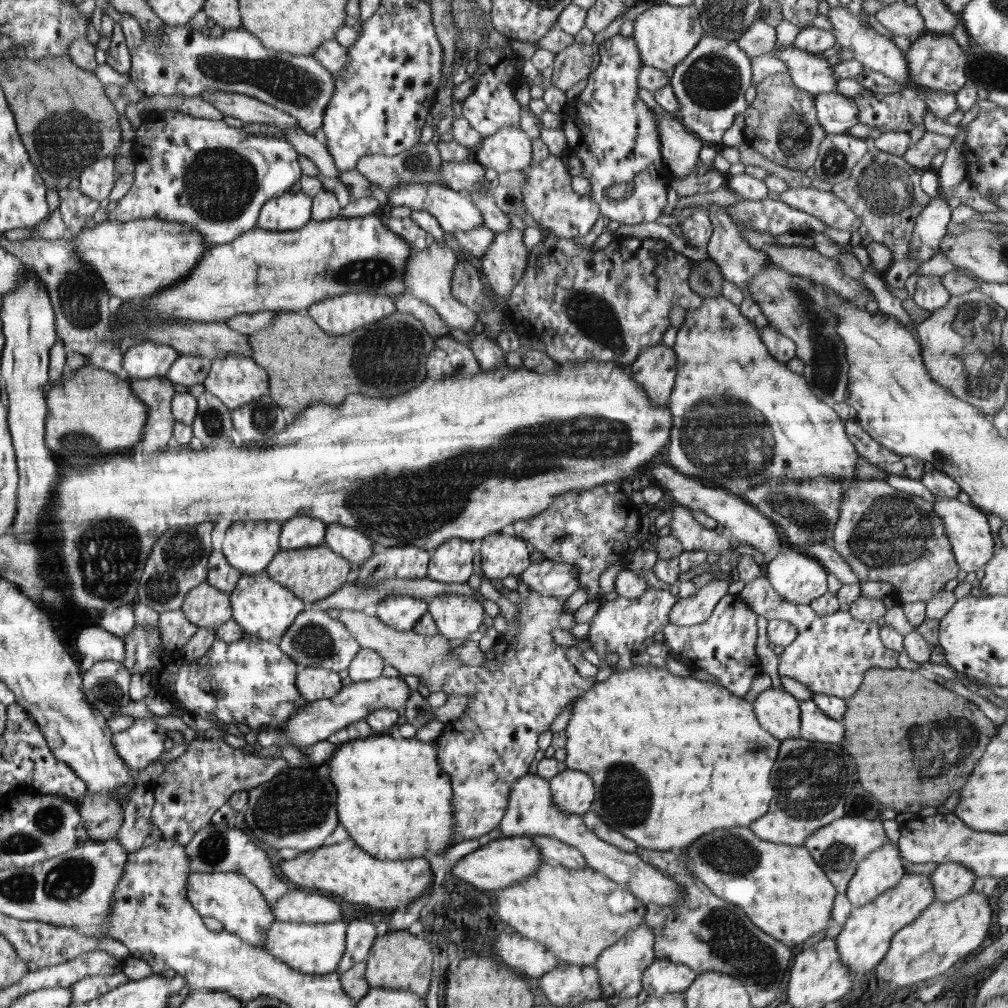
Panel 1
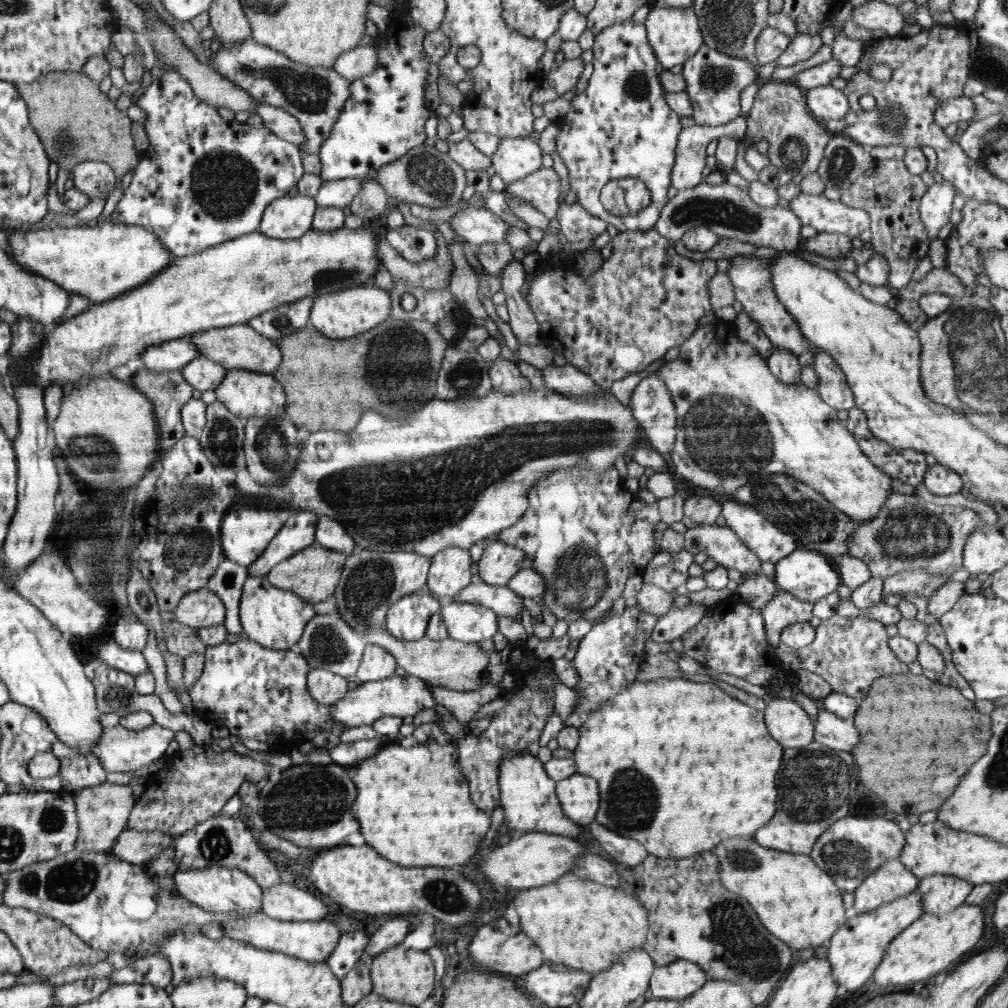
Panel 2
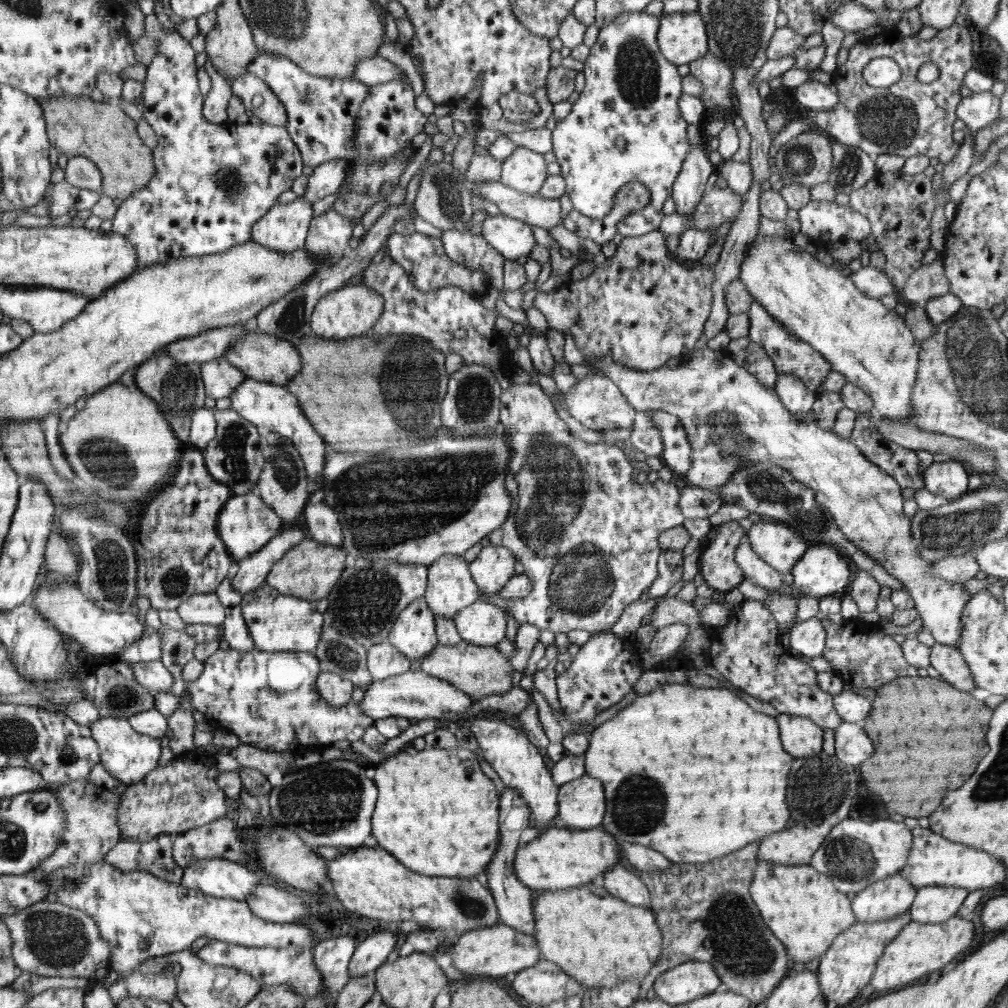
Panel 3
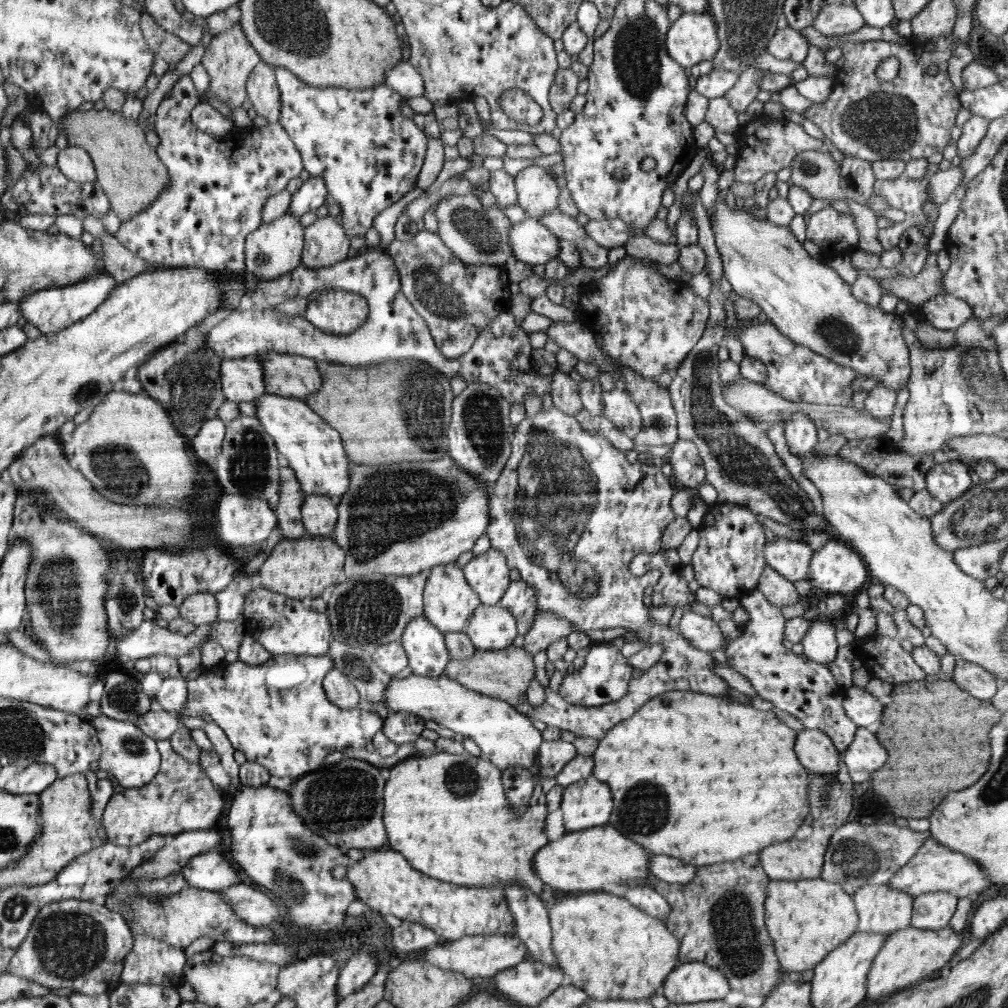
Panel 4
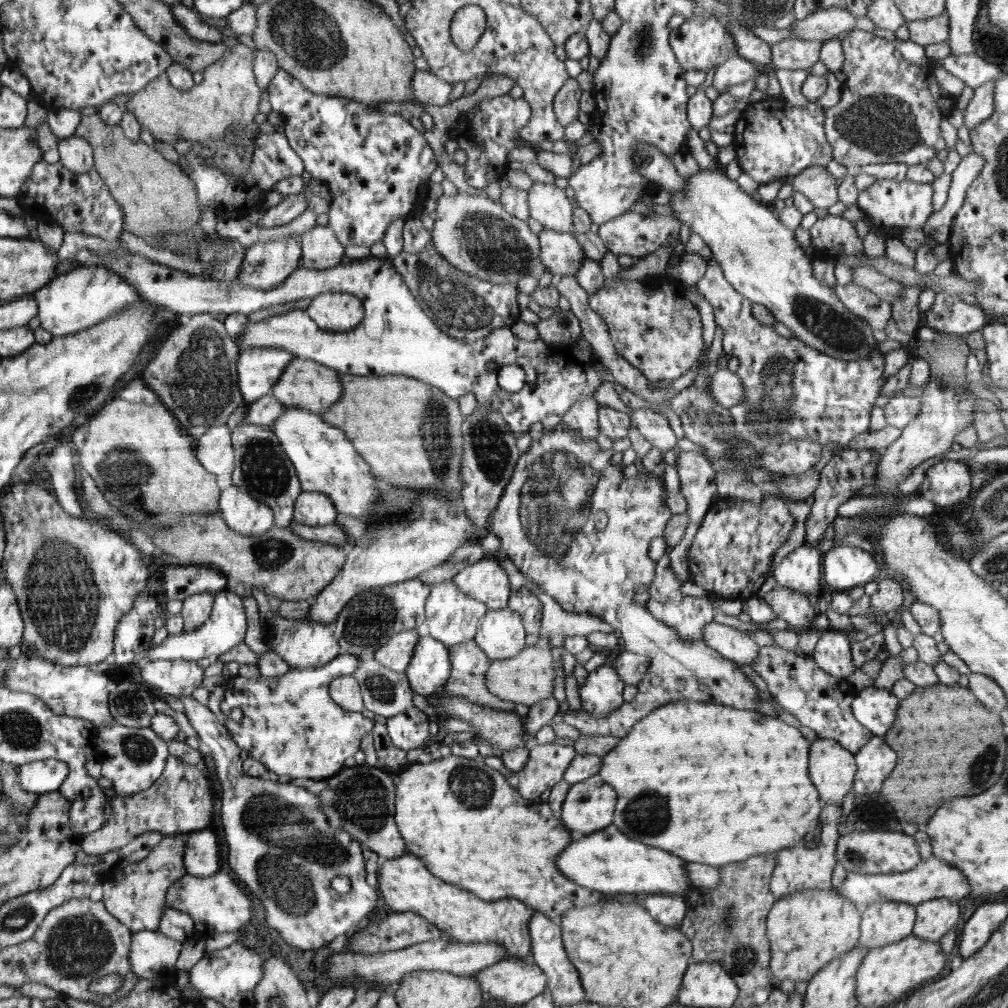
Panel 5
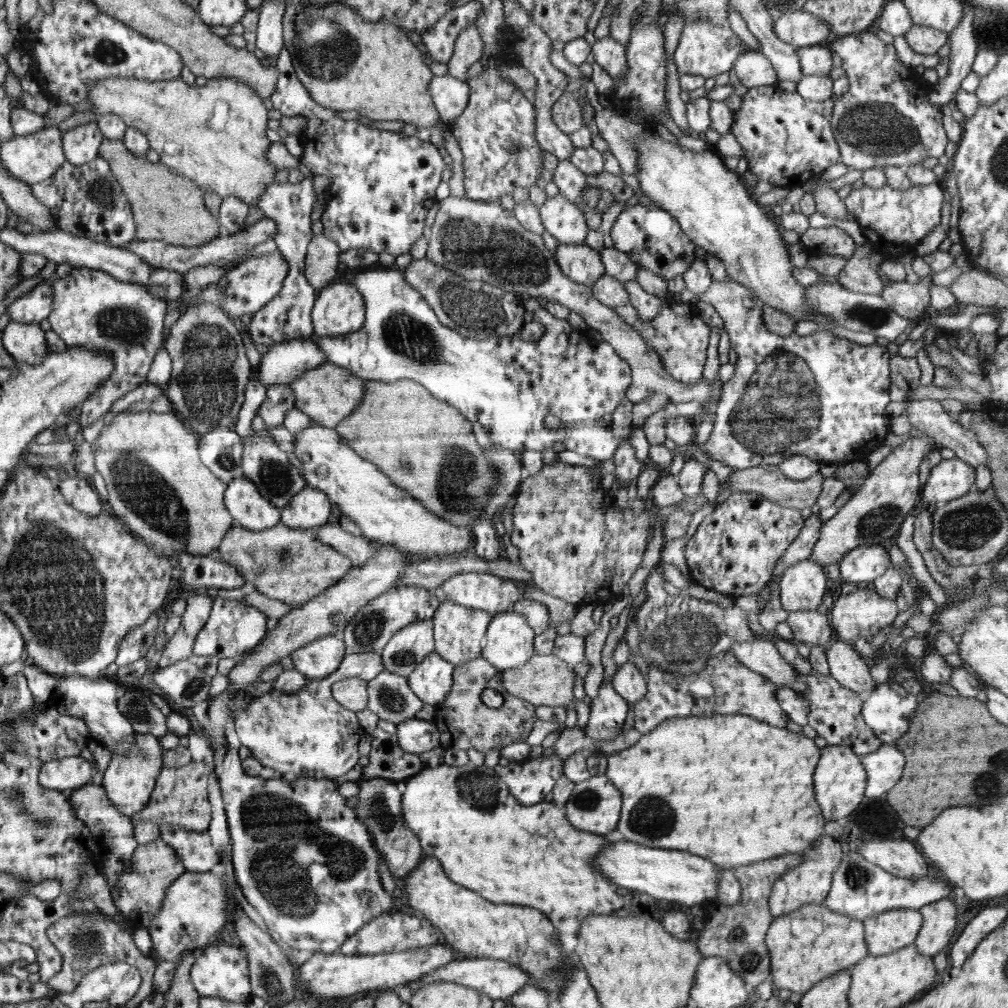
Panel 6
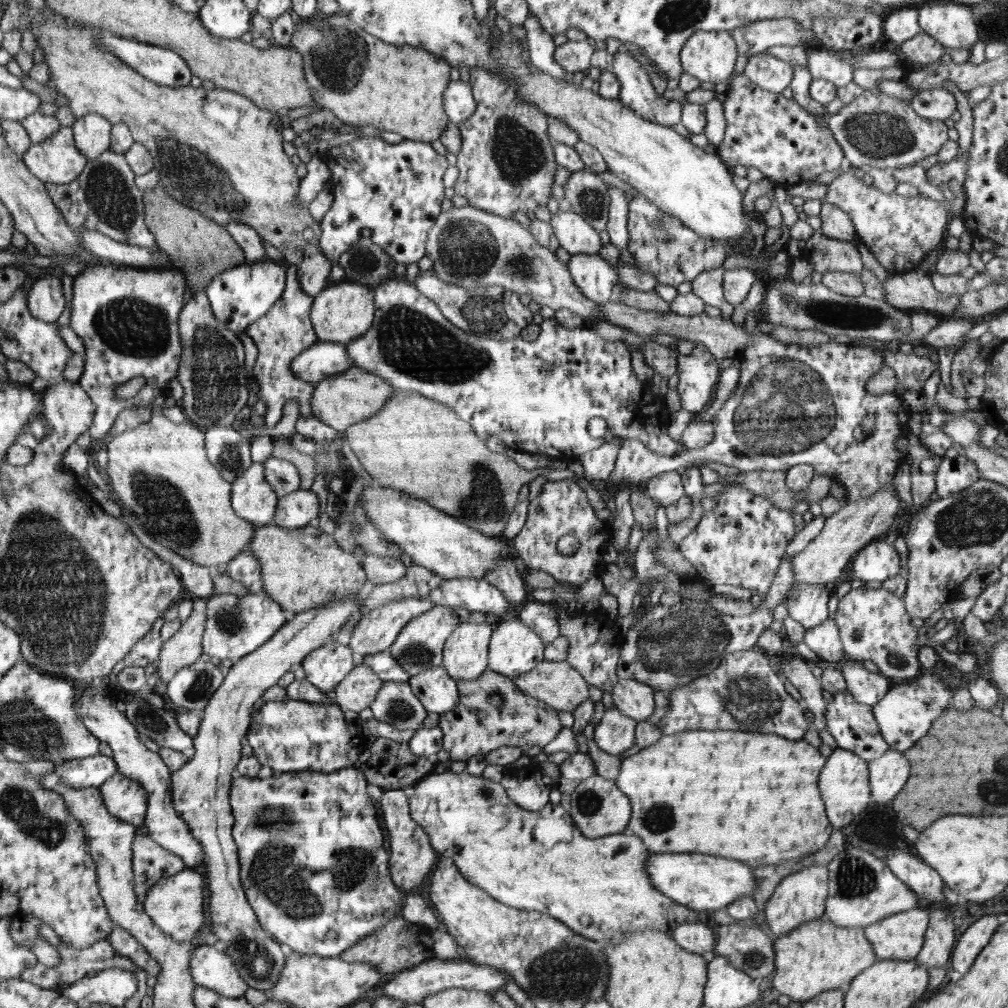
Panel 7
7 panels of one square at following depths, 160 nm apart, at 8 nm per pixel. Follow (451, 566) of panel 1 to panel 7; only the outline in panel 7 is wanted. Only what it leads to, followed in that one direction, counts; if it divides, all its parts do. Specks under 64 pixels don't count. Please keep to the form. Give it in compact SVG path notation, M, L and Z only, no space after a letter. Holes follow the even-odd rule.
M459 622L443 648L443 667L456 681L476 680L488 668L488 649L495 625Z

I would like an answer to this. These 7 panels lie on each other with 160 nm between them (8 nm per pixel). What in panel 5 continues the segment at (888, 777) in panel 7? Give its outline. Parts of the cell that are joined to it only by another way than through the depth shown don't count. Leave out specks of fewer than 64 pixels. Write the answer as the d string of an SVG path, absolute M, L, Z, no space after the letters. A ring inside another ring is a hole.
M872 735L870 740L854 754L856 776L853 787L856 796L872 795L878 790L881 791L888 774L894 770L898 756L884 742L884 738Z

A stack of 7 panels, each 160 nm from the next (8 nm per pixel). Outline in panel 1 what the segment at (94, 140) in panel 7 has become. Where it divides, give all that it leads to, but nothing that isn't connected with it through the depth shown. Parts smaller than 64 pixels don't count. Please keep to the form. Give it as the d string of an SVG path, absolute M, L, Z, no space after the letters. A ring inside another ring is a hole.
M106 157L86 167L79 176L82 194L95 201L108 197L114 188L114 158Z

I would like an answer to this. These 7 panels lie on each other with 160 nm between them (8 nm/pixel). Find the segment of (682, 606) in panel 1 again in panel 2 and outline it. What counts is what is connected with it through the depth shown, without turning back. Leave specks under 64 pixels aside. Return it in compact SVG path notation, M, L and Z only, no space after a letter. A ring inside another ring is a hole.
M694 602L672 610L659 618L651 638L661 644L678 640L687 630L696 626L706 612L707 606L704 603Z

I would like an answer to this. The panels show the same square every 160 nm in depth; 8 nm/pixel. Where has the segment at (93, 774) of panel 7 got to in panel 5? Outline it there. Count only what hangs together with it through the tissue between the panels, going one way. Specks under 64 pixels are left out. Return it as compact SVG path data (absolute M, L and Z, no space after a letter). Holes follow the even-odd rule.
M48 759L20 766L22 789L36 795L61 790L67 785L70 772L66 761Z

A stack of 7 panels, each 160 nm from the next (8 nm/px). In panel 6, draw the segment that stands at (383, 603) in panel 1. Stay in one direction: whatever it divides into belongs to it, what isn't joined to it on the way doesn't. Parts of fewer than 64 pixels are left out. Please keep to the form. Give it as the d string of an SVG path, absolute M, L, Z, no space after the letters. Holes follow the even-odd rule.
M432 651L407 676L409 687L423 703L433 707L441 705L450 692L454 667L436 651Z

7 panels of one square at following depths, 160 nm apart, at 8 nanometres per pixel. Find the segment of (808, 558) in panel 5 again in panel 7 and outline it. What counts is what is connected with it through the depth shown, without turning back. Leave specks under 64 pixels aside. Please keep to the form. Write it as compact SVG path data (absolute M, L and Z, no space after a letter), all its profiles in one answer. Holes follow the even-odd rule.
M802 583L793 590L793 595L784 601L788 614L796 622L800 622L805 629L814 628L828 619L828 599L833 588L826 588L823 584Z

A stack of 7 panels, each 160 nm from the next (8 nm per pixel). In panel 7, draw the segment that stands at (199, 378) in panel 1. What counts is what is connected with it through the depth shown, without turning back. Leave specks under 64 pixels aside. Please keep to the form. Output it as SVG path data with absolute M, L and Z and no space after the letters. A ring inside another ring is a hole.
M320 340L308 351L302 352L296 360L293 360L294 374L302 380L314 384L326 377L346 372L348 368L352 367L354 365L350 361L343 343Z

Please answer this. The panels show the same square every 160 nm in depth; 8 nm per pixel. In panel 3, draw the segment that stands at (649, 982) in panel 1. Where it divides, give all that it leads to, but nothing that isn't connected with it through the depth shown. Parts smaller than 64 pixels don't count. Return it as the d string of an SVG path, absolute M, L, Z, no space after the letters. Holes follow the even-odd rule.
M690 961L659 974L650 983L657 998L676 1006L702 998L722 988L720 977L710 963Z

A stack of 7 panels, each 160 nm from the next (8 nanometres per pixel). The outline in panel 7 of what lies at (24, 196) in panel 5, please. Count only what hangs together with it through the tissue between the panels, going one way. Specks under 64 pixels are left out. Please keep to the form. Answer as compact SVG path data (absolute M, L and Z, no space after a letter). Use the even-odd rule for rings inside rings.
M112 150L88 162L78 179L68 184L45 183L54 204L65 215L69 226L80 236L81 230L95 230L127 245L160 250L145 220L144 193L134 183L135 173L125 156Z

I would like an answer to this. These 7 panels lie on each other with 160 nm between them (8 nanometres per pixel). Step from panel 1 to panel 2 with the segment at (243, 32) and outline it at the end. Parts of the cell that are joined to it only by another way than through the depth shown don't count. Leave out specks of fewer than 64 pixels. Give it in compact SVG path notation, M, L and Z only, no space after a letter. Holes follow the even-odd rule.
M253 38L242 43L224 43L215 53L209 50L208 55L212 69L248 92L253 99L279 106L296 117L307 138L300 147L307 153L319 154L319 148L331 135L344 103L350 99L350 80L342 78L333 68L294 61L277 49L258 44Z

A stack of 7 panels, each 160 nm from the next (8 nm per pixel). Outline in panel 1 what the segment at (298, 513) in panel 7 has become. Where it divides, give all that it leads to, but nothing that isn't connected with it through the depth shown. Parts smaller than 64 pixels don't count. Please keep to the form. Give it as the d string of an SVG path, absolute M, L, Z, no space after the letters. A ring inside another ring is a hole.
M342 524L327 525L324 544L342 558L349 560L354 567L370 558L377 547L367 534Z

